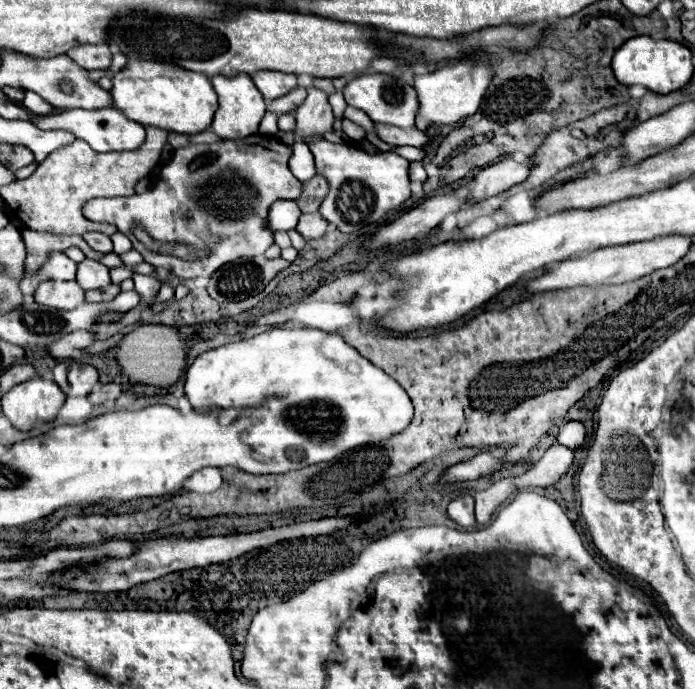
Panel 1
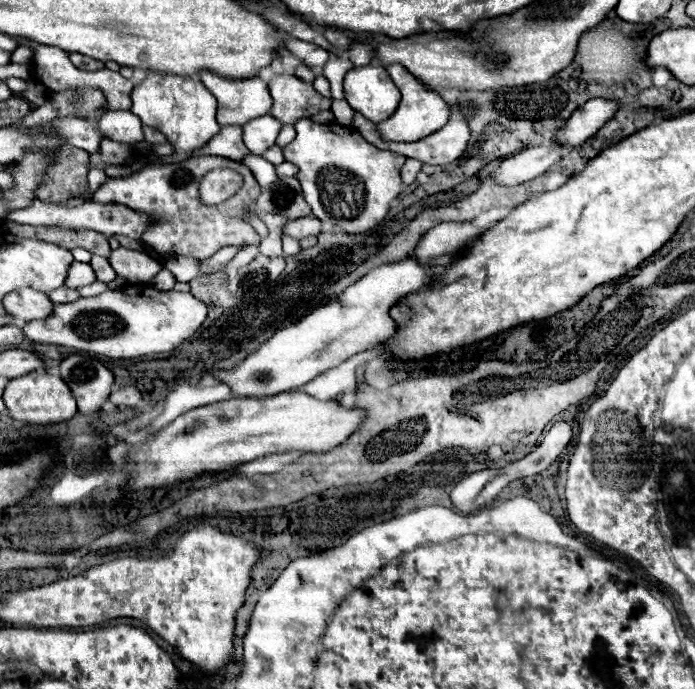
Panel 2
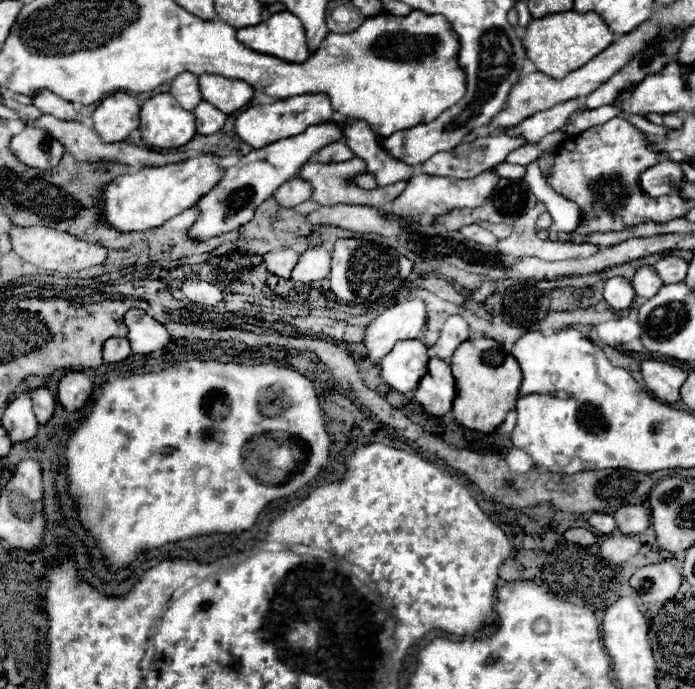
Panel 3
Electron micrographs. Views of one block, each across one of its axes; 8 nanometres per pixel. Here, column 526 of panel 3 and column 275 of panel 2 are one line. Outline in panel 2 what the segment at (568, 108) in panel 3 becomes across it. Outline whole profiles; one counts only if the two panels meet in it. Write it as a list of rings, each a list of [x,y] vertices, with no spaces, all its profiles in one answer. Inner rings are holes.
[[[270,114],[258,116],[242,126],[244,144],[248,146],[248,150],[252,154],[264,154],[270,146],[276,144],[280,128],[282,128],[282,124],[274,116],[270,116]]]

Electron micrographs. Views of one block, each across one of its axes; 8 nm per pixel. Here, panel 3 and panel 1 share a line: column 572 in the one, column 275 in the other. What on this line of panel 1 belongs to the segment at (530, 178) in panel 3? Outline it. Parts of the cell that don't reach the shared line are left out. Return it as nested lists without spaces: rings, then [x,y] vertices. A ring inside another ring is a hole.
[[[278,200],[276,204],[270,206],[270,218],[268,218],[268,226],[272,230],[294,230],[300,218],[300,208],[294,200]]]

